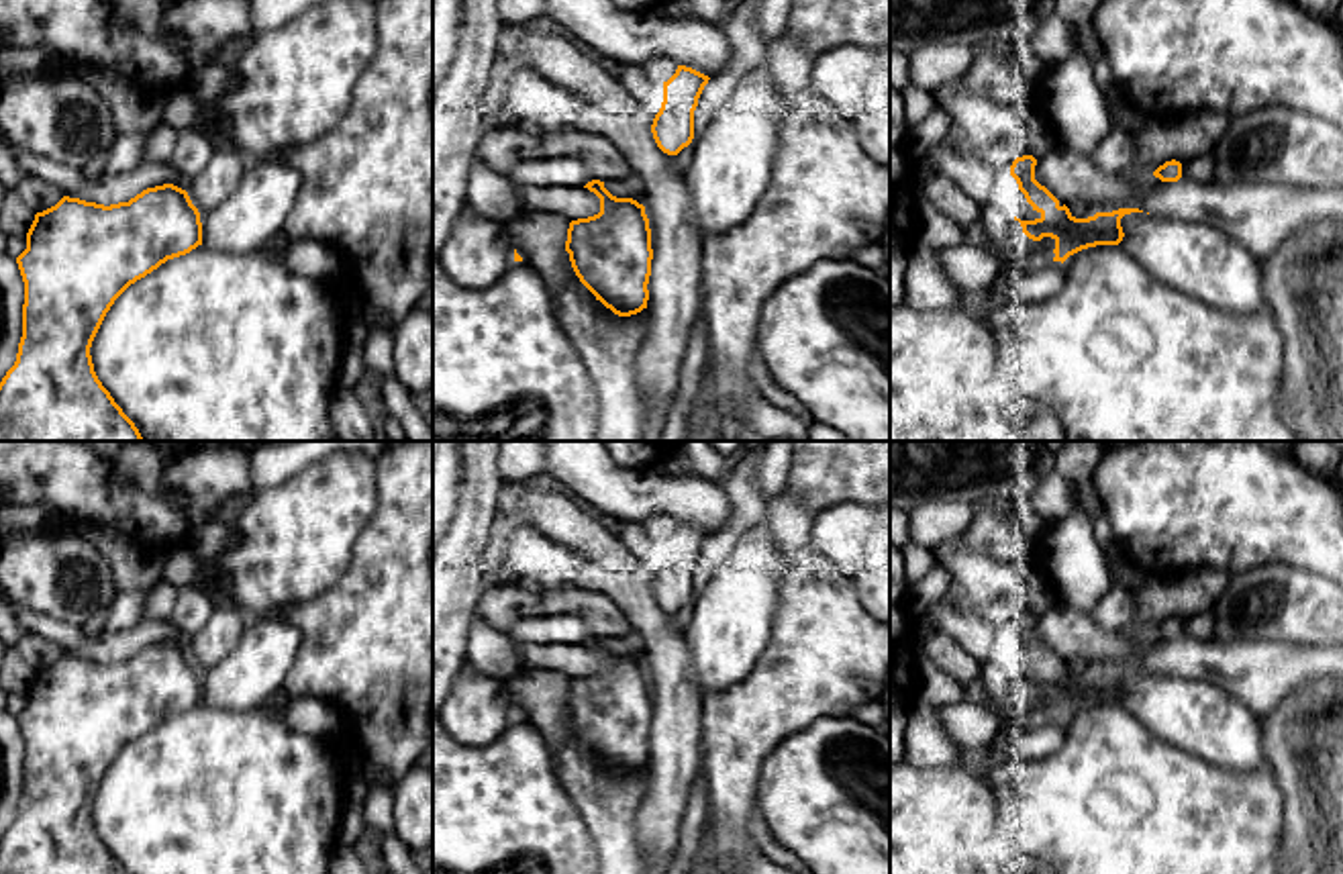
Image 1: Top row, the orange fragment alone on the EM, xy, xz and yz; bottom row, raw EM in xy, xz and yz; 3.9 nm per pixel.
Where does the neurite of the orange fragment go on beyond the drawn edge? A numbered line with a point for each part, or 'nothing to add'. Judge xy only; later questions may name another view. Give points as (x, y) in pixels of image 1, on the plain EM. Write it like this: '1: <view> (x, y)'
nothing to add

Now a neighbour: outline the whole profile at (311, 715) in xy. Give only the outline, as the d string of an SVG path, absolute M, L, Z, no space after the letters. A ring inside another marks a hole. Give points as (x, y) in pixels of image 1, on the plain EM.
M290 698L286 707L286 723L300 733L314 735L331 743L347 741L345 713L325 698Z

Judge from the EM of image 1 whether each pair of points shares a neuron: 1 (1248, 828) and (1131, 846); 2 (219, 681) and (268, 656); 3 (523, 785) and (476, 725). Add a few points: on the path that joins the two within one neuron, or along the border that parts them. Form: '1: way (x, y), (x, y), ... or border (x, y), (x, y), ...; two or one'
1: way (1219, 834), (1199, 846), (1160, 846); one
2: way (231, 681), (245, 678), (256, 668); one
3: border (513, 717), (486, 744), (460, 744), (454, 740); two

